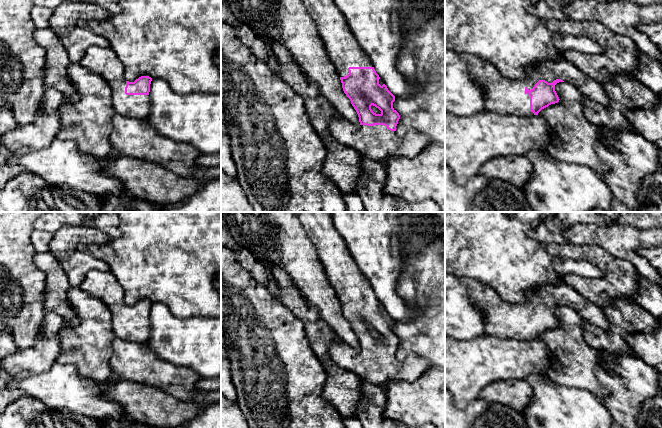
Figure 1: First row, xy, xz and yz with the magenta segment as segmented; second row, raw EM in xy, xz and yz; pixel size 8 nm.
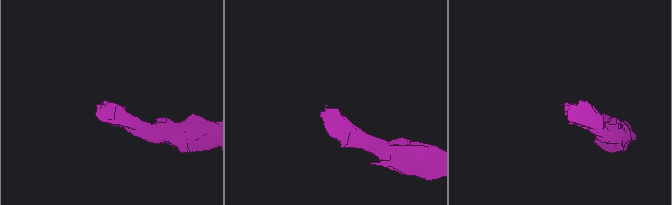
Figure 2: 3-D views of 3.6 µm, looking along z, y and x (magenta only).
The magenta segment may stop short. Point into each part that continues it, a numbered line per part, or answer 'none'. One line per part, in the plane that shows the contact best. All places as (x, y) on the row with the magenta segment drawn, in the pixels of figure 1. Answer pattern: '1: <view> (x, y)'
1: yz (502, 95)

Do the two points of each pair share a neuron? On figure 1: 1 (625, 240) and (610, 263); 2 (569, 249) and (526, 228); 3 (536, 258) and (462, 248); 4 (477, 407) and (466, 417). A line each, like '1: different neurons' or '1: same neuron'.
1: different neurons
2: different neurons
3: same neuron
4: same neuron

